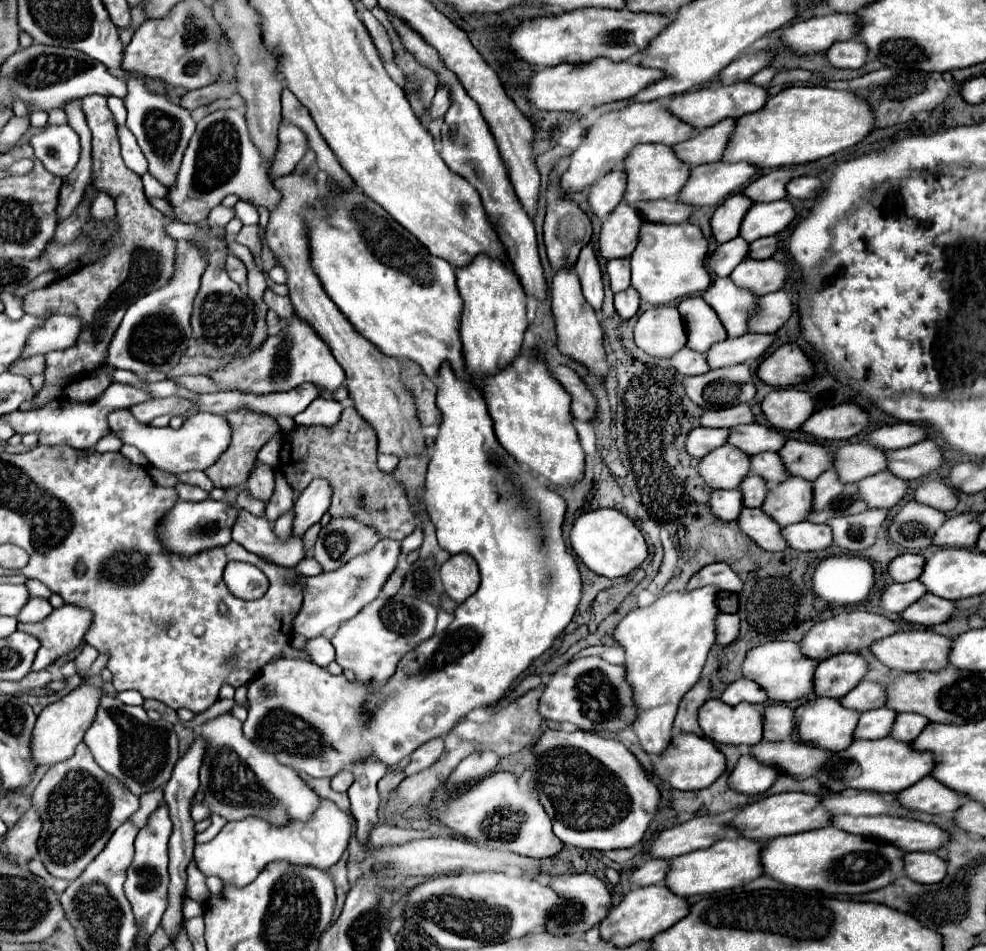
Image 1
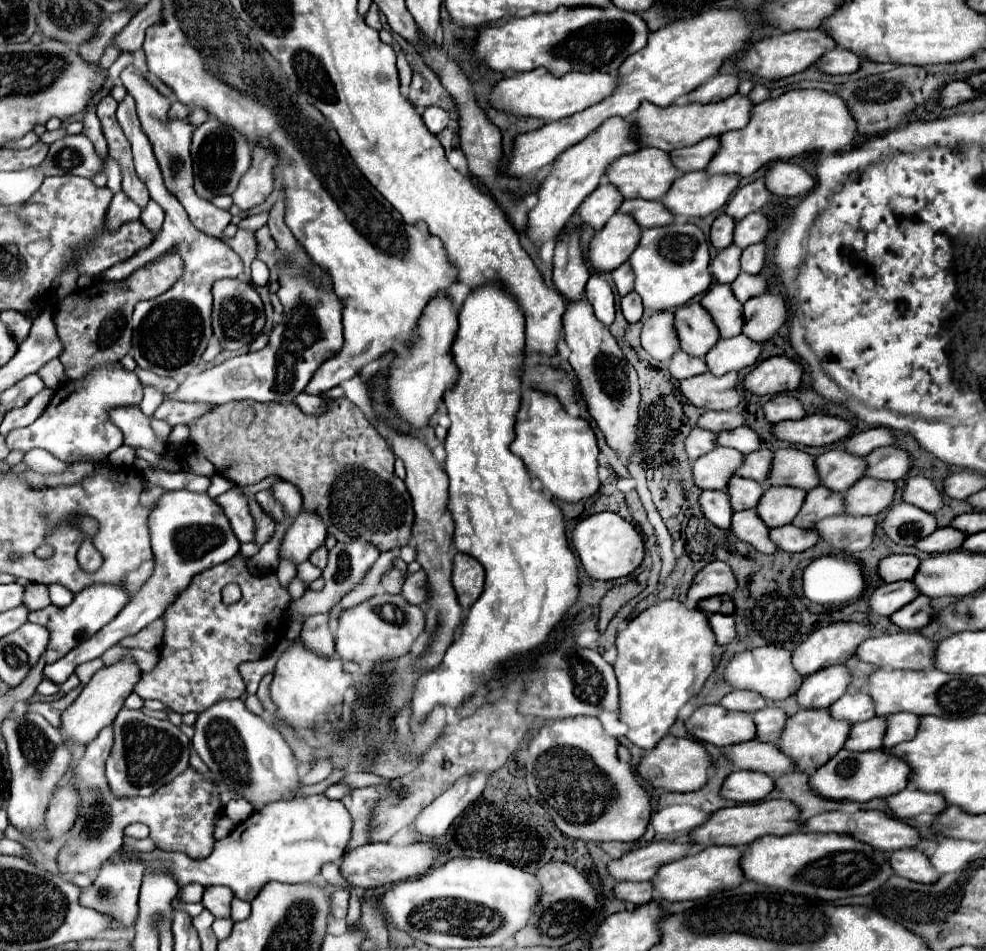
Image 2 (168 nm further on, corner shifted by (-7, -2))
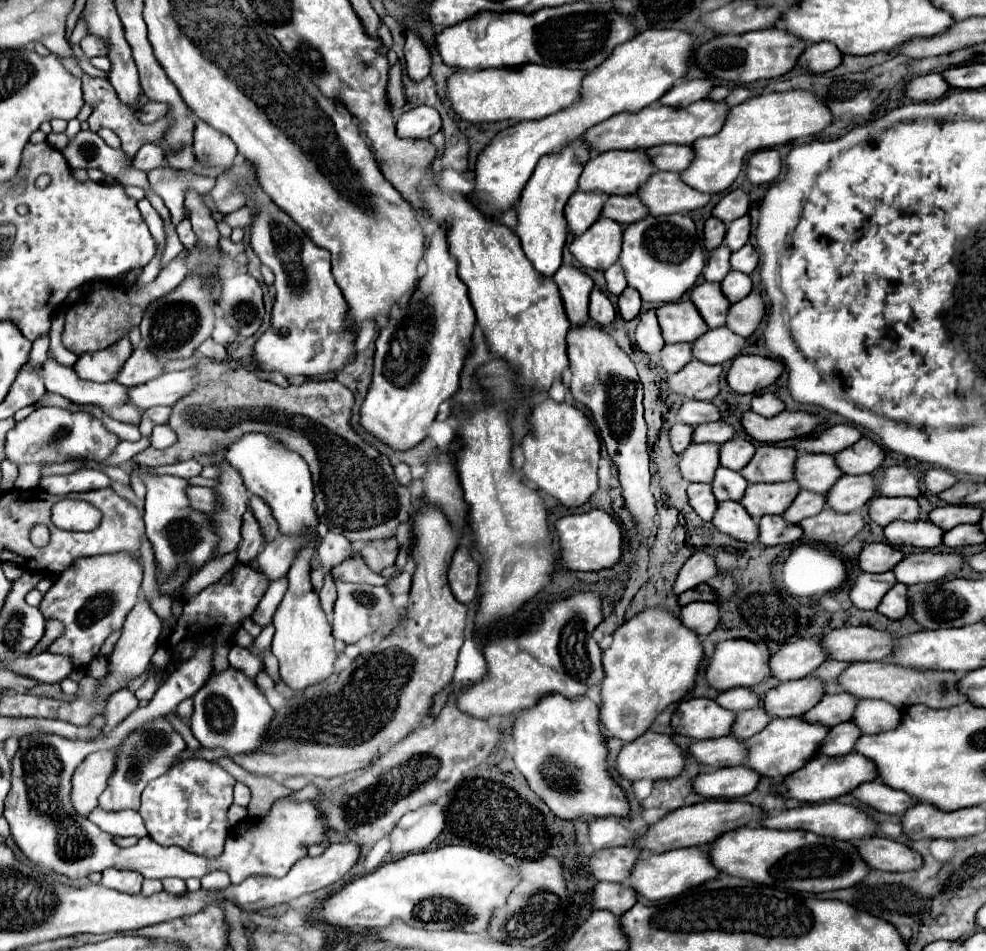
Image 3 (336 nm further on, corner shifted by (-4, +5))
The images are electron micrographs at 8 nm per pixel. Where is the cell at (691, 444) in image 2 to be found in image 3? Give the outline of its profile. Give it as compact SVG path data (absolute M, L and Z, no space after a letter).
M674 424L670 430L670 442L672 442L672 450L674 452L684 452L690 444L692 444L692 432L694 426L688 424Z

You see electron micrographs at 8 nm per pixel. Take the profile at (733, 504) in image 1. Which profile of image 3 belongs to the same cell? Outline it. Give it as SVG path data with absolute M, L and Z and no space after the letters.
M690 484L688 486L688 498L690 498L692 508L696 510L696 514L702 520L712 520L716 508L718 508L718 500L714 498L710 484Z

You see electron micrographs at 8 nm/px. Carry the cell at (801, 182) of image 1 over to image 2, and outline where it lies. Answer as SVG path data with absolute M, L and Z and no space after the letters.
M775 161L765 173L765 187L775 195L807 195L807 191L813 189L813 185L815 181L807 171L787 161Z

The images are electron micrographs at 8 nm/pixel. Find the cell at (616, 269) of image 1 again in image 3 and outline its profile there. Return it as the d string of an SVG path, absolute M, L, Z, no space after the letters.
M612 264L606 272L604 272L604 276L606 276L606 282L608 282L608 290L612 292L612 294L622 294L624 292L624 288L628 286L628 282L626 282L626 276L624 276L624 268L620 266L620 264Z

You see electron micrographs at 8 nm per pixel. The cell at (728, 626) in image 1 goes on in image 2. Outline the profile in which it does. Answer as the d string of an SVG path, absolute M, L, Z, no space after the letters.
M713 613L709 617L709 625L715 633L717 645L729 645L735 639L735 619L733 619L733 615Z

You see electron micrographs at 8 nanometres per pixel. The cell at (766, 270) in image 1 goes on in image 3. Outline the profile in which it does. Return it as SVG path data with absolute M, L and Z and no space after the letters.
M732 270L722 280L722 292L724 292L724 296L728 296L728 300L732 304L742 300L750 290L752 290L752 280L750 280L748 274L740 274L740 272Z

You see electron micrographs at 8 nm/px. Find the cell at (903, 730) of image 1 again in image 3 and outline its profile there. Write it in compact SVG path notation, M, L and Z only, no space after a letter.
M860 700L852 722L862 730L862 734L880 734L896 728L902 720L898 708L884 700Z

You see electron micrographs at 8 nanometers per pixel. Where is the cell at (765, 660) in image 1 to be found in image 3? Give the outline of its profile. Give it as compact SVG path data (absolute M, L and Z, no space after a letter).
M728 640L728 642L720 642L714 650L714 656L708 664L706 670L706 678L708 684L716 690L728 690L728 688L736 688L736 686L756 686L760 682L764 682L766 678L772 676L770 666L770 650L764 644L758 642L748 642L748 640Z

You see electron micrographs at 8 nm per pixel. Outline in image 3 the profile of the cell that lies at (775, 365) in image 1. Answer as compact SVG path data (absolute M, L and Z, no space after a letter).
M738 356L732 362L732 368L726 380L732 390L740 394L750 394L750 392L760 392L766 386L774 384L782 372L784 372L784 366L774 358Z

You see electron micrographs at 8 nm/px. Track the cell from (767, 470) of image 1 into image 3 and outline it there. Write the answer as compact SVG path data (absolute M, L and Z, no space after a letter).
M732 438L728 444L720 444L720 466L740 472L754 456L756 446L748 438Z

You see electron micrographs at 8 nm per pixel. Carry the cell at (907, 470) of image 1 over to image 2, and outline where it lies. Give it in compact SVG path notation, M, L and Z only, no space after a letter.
M877 447L867 459L867 477L899 481L911 469L911 459L899 447Z

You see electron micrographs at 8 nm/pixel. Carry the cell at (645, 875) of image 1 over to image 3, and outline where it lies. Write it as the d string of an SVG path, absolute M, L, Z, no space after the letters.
M598 882L594 888L592 896L594 910L610 910L616 916L622 916L634 904L636 904L636 892L628 884Z

